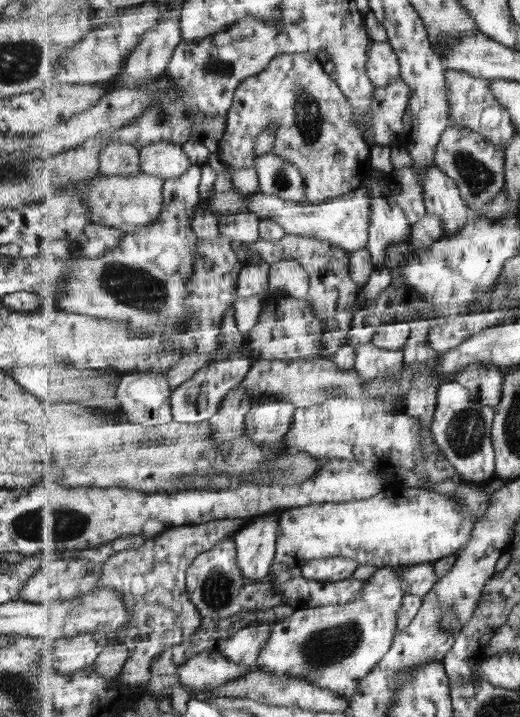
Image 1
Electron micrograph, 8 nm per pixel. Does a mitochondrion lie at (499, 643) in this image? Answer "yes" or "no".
no

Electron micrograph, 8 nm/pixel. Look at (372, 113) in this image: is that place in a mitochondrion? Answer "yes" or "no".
no

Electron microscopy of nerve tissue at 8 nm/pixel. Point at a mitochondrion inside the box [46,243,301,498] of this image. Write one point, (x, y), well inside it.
(129, 286)

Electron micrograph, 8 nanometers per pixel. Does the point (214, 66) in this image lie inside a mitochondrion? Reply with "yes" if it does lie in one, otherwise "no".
yes

